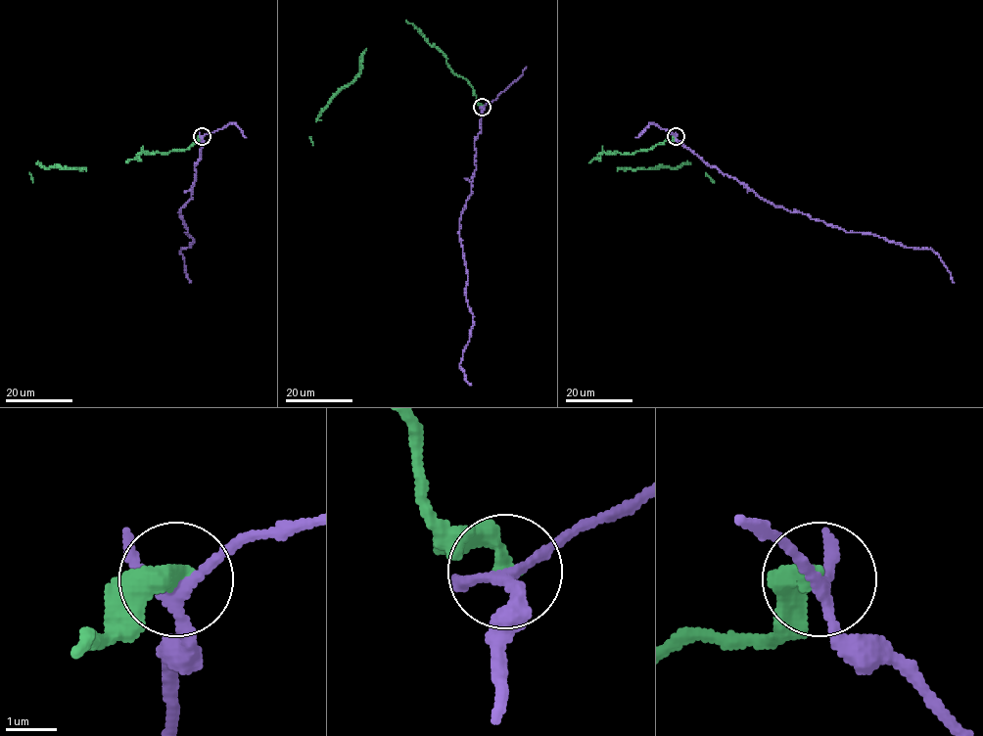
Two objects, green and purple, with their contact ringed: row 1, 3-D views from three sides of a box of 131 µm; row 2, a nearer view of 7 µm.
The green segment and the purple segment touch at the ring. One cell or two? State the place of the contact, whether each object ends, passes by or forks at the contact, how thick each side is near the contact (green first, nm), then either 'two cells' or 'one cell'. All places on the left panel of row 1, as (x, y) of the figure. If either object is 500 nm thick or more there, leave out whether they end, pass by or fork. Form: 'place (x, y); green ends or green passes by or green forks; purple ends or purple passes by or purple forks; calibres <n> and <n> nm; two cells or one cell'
place (202, 136); green ends; purple forks; calibres 360 and 200 nm; two cells

